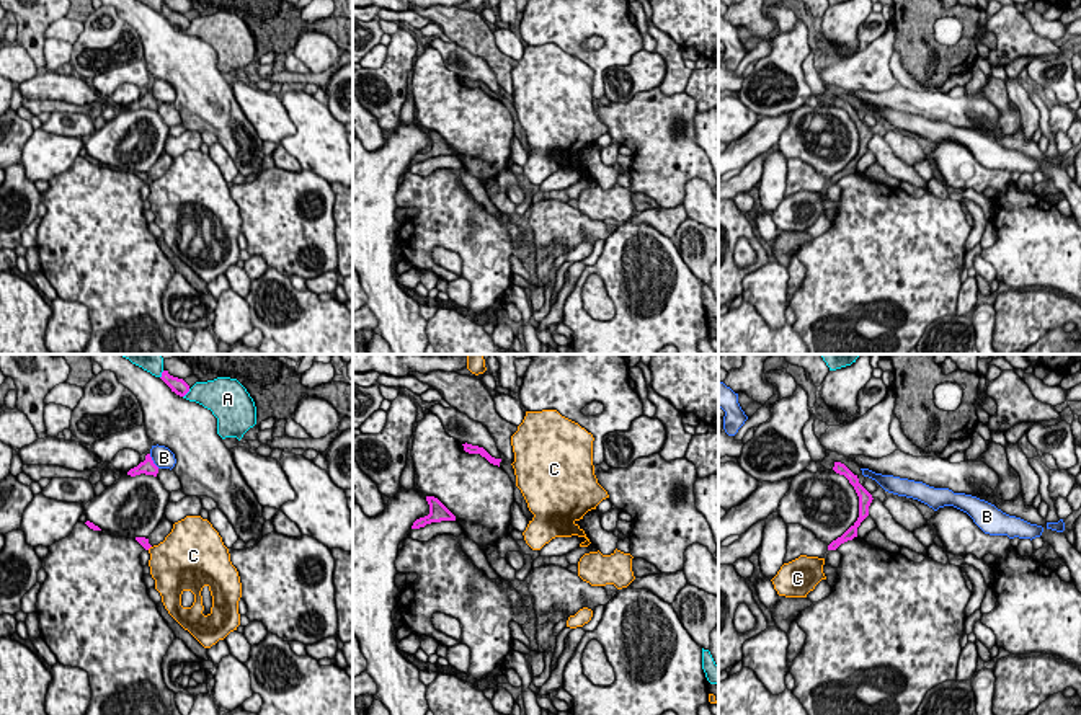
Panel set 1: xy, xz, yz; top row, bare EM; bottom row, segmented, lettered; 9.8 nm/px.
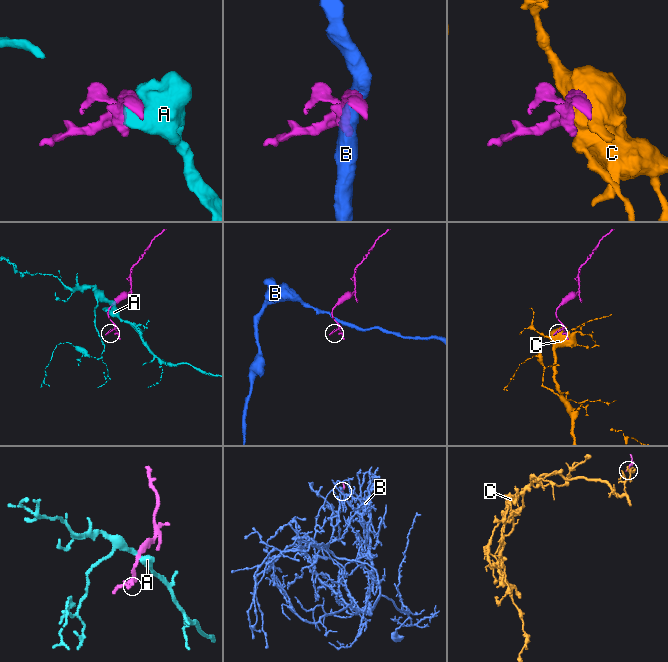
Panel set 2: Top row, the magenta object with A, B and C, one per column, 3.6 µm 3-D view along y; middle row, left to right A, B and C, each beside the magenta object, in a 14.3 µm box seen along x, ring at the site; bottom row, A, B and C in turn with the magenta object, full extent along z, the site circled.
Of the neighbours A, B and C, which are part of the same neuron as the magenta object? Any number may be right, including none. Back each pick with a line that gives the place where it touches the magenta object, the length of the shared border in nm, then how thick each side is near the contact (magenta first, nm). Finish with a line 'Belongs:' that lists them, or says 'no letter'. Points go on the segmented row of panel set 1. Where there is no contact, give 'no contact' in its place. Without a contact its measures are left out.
Belongs: no letter

